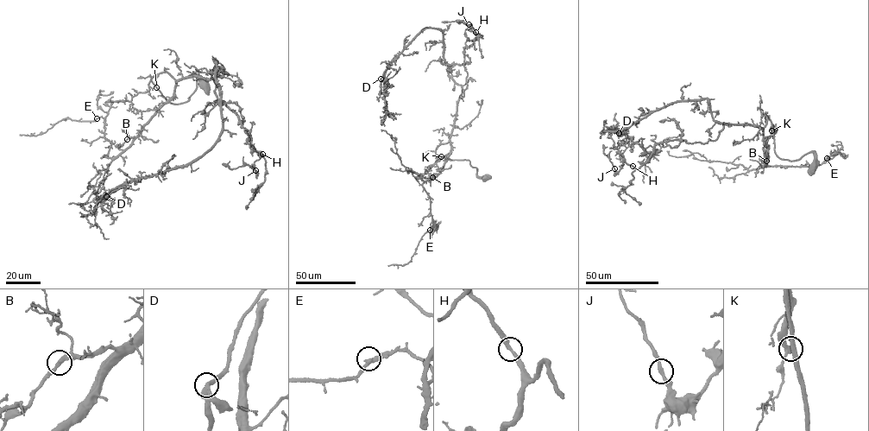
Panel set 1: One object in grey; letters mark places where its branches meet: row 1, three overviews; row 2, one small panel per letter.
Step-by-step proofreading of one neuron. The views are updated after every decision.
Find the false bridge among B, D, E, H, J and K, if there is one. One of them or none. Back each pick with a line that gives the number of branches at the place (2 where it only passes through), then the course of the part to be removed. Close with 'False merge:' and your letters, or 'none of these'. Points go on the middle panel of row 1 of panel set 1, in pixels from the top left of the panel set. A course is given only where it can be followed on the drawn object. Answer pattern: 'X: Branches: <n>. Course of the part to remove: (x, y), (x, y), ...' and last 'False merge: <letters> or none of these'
False merge: none of these

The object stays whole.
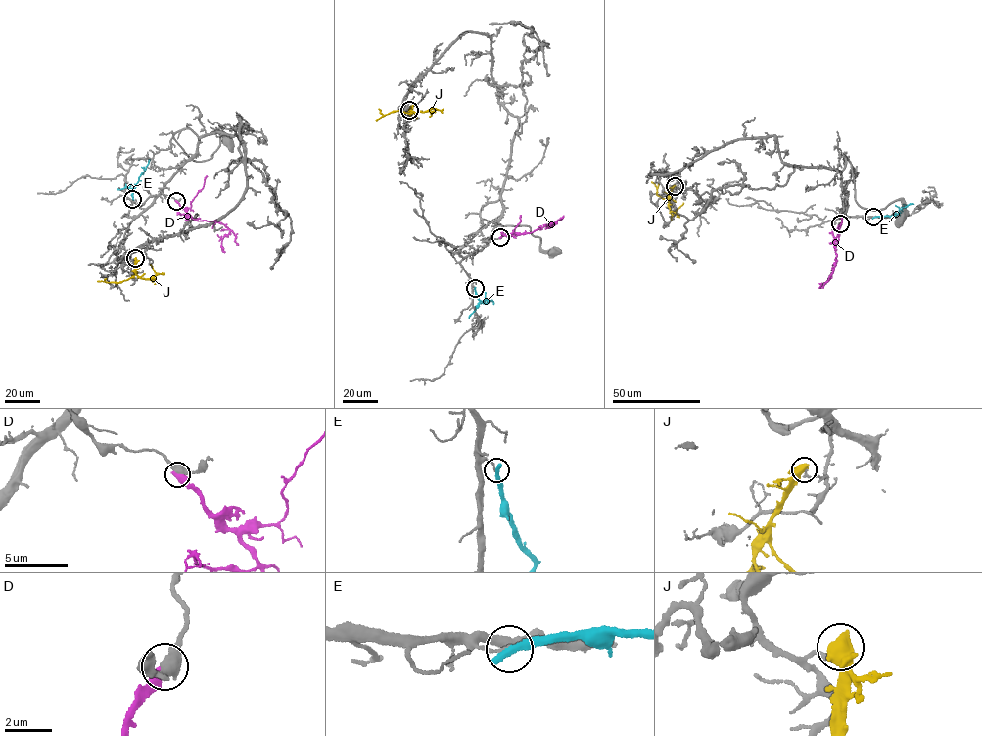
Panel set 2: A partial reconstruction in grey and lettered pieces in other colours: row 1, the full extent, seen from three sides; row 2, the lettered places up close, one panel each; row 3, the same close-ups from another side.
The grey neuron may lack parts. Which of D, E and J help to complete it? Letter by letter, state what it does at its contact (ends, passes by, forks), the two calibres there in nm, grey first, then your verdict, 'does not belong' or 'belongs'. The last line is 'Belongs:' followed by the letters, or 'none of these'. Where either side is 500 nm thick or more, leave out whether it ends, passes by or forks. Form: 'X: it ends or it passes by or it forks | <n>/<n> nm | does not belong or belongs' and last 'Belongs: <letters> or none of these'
D: 480/500 nm | does not belong
E: it ends | 100/400 nm | does not belong
J: 180/500 nm | does not belong
Belongs: none of these

